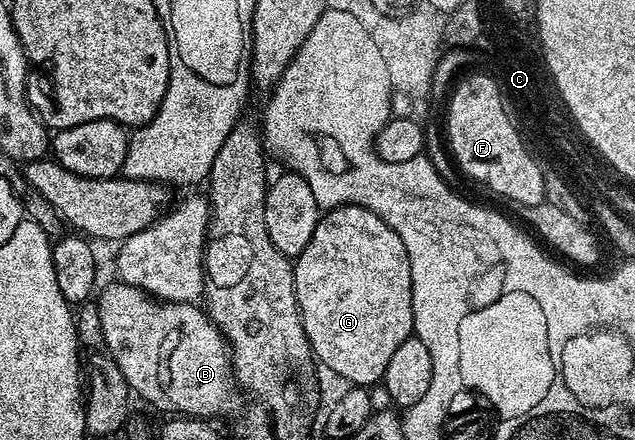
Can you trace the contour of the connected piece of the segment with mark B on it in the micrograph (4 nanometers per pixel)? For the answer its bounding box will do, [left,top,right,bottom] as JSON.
[98,281,237,420]

